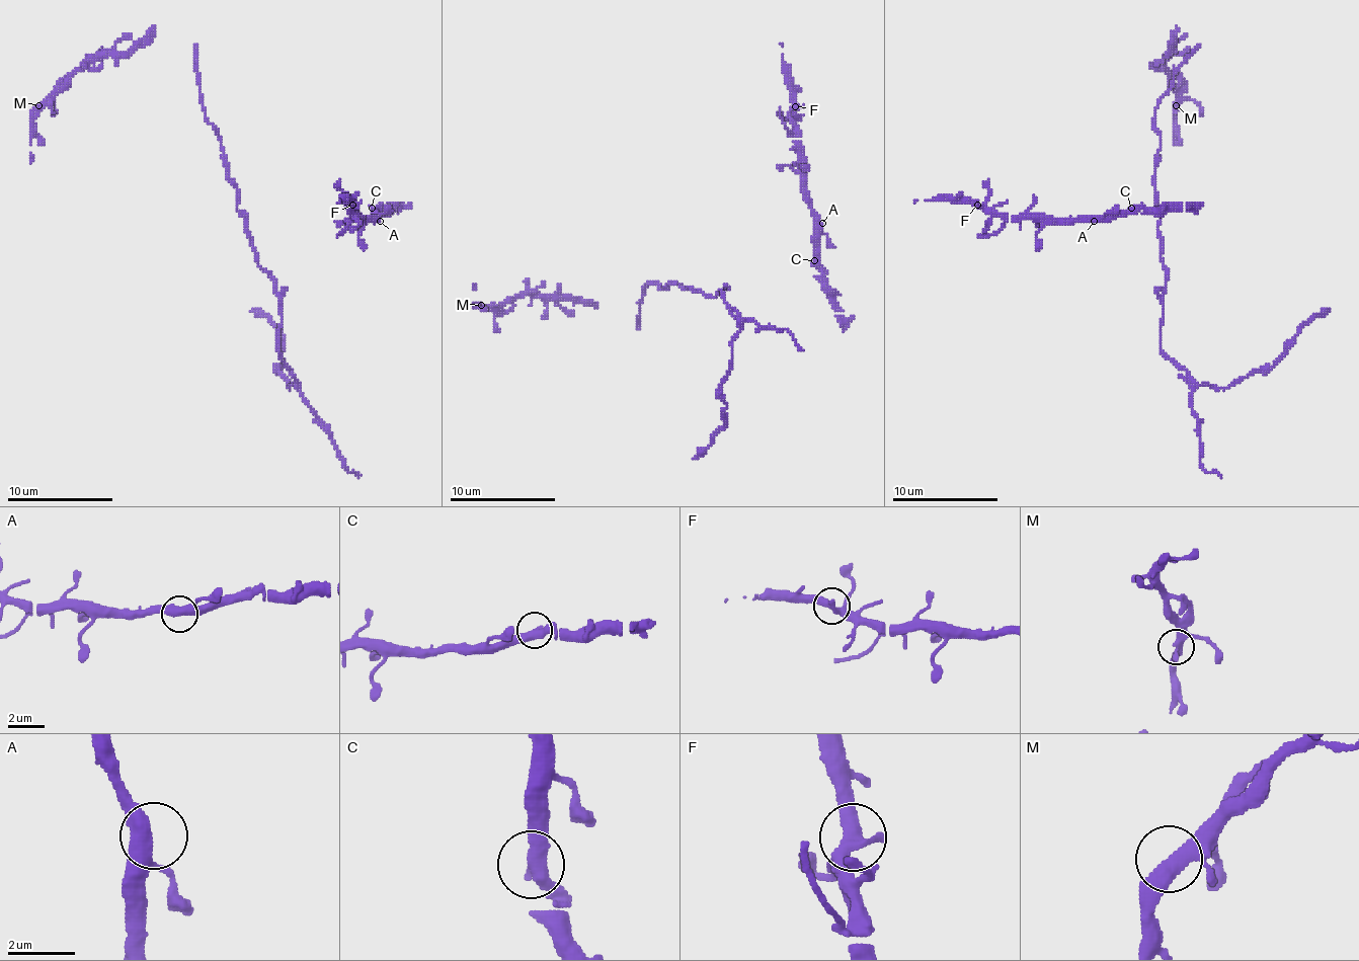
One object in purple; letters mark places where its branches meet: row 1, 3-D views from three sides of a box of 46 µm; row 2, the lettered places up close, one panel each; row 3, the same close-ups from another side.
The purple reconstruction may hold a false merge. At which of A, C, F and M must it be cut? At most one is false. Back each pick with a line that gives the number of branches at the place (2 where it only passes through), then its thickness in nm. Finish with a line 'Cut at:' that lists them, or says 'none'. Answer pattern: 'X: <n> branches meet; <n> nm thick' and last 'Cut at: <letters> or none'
Cut at: none

